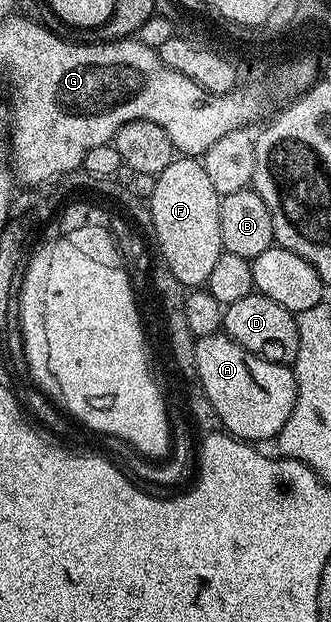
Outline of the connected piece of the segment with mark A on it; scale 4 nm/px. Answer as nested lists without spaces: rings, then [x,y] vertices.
[[[219,332],[197,338],[195,367],[196,380],[211,401],[220,428],[230,437],[246,443],[272,442],[291,419],[297,388],[290,366],[271,363]]]

